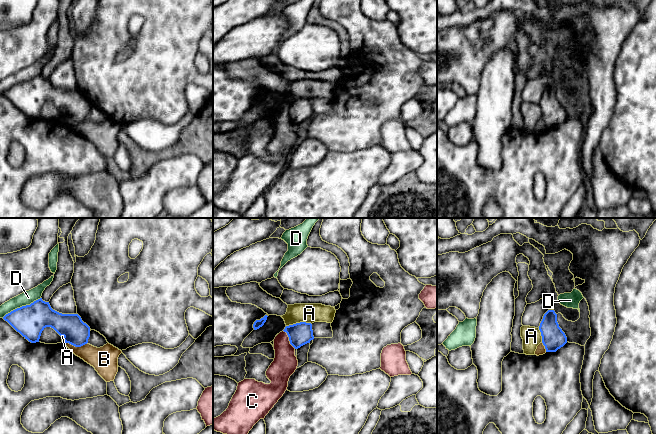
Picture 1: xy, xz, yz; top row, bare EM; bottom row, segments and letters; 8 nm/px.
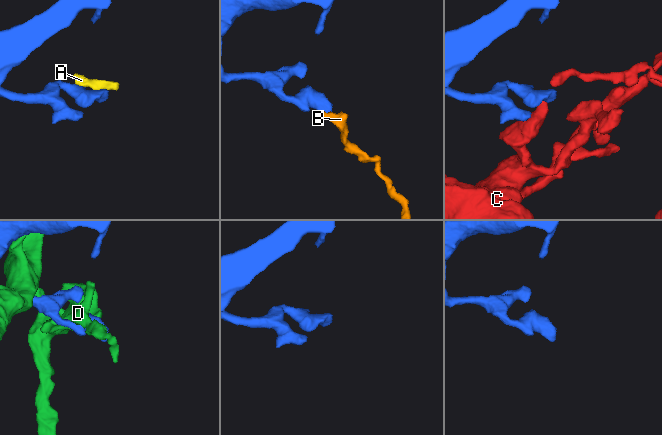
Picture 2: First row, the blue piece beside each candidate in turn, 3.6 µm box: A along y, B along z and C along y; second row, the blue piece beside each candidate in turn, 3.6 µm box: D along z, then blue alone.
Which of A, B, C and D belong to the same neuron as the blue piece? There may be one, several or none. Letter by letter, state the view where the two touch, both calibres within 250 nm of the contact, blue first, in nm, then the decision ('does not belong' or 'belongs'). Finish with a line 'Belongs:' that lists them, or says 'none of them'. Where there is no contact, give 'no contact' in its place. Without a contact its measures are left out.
A: meets blue in xz; 180 nm thick on the blue side, 160 nm on the other; does not belong
B: meets blue in xy; 200 nm thick on the blue side, 200 nm on the other; does not belong
C: meets blue in xz; 180 nm thick on the blue side, 200 nm on the other; does not belong
D: meets blue in xy; 260 nm thick on the blue side, 110 nm on the other; does not belong
Belongs: none of them

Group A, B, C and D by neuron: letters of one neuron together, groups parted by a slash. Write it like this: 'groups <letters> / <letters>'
groups A / B / C / D

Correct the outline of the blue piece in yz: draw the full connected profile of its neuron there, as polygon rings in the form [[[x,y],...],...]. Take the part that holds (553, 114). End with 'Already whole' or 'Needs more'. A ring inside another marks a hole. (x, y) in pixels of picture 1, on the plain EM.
[[[548,86],[544,90],[539,106],[546,128],[556,128],[567,119],[567,113],[559,103],[554,86]]]. Already whole

